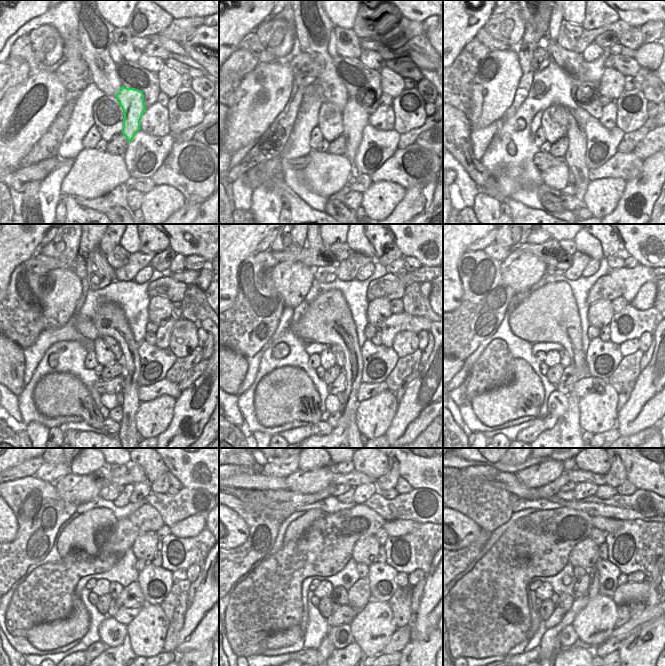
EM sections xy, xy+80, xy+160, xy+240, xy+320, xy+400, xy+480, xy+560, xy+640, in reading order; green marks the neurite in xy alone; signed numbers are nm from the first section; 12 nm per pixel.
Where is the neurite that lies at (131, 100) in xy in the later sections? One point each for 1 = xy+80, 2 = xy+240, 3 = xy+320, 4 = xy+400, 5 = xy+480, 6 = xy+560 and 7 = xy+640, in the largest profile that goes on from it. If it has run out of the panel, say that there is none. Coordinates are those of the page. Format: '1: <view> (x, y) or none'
1: xy+80 (355, 118)
2: xy+240 (131, 403)
3: xy+320 (352, 427)
4: none
5: none
6: none
7: none

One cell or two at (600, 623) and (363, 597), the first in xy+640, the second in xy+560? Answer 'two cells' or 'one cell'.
two cells

